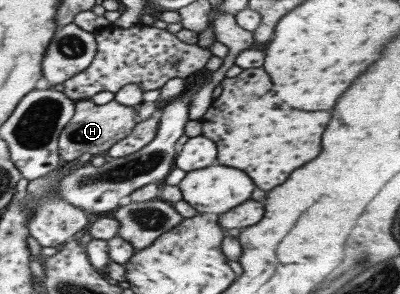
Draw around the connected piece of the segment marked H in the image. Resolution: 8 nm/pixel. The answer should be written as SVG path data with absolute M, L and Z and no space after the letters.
M90 99L74 102L73 116L58 135L57 149L61 163L77 159L82 153L93 157L107 151L111 145L129 135L131 128L137 124L133 120L135 111L134 107L121 105L114 99L103 105L93 104Z

